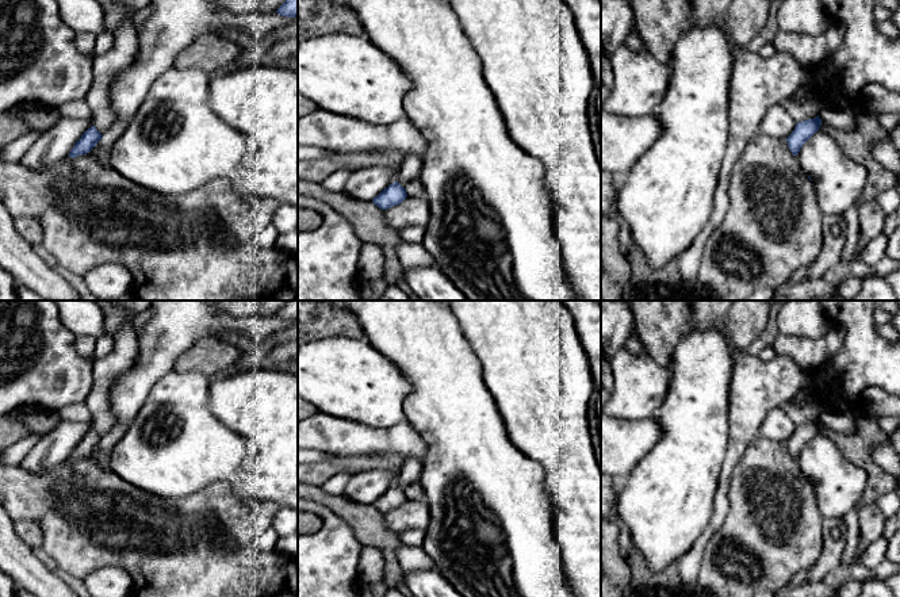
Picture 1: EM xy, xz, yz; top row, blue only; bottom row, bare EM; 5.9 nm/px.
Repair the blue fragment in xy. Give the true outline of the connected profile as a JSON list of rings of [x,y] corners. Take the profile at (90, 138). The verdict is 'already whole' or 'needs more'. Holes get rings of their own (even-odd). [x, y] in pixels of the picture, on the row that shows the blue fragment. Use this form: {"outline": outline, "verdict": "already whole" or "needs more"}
{"outline": [[[92,126],[74,143],[73,149],[69,153],[69,157],[74,158],[77,156],[89,153],[102,138],[103,135],[96,130],[95,126]]], "verdict": "already whole"}

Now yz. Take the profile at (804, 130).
{"outline": [[[819,115],[813,119],[797,122],[792,134],[786,138],[788,146],[793,156],[797,156],[803,145],[819,131],[822,119]]], "verdict": "already whole"}

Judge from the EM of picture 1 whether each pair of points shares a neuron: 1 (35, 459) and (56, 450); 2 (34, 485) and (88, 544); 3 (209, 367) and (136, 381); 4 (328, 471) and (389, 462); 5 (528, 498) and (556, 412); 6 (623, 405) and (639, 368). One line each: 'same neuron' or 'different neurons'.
1: same neuron
2: same neuron
3: different neurons
4: same neuron
5: different neurons
6: same neuron

